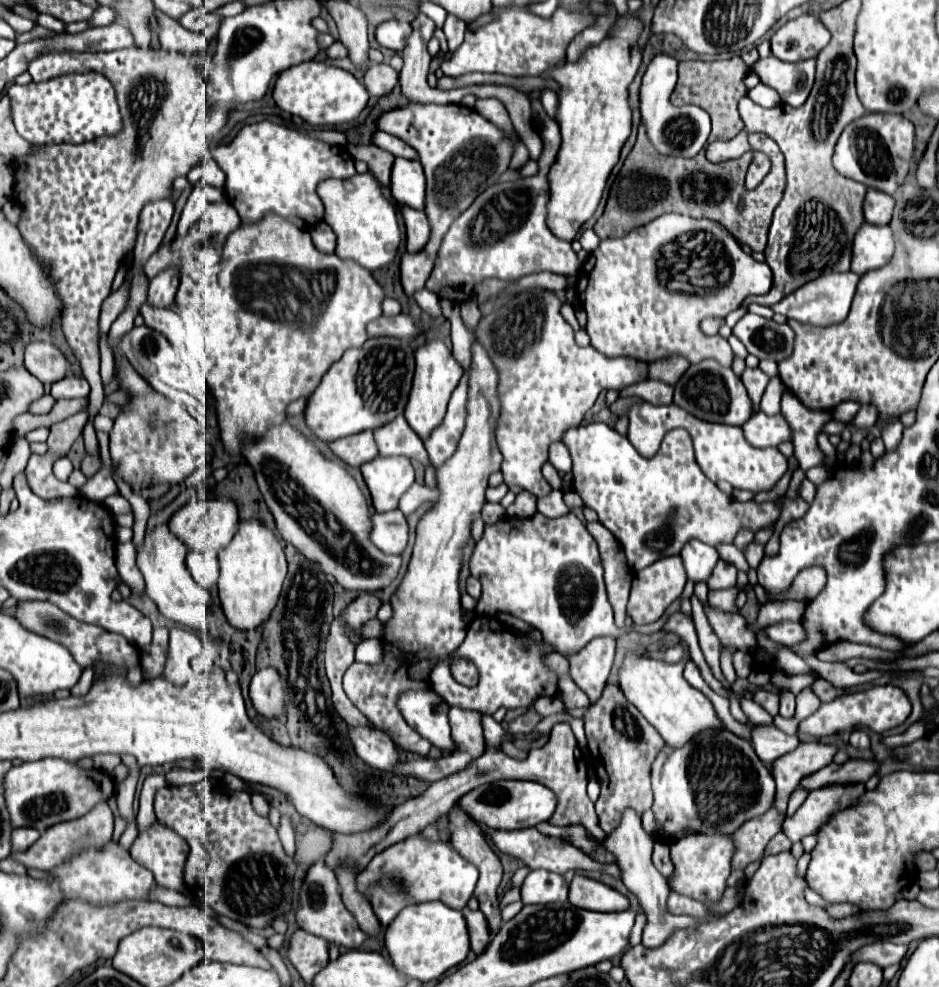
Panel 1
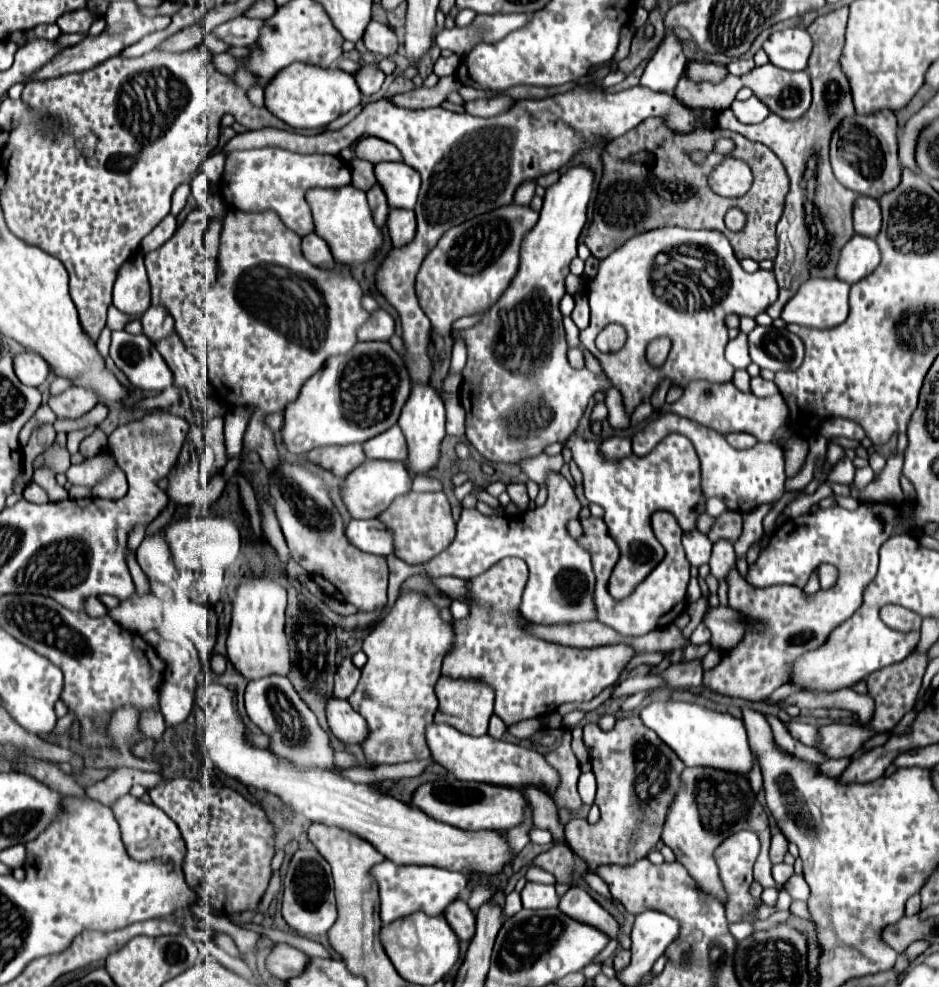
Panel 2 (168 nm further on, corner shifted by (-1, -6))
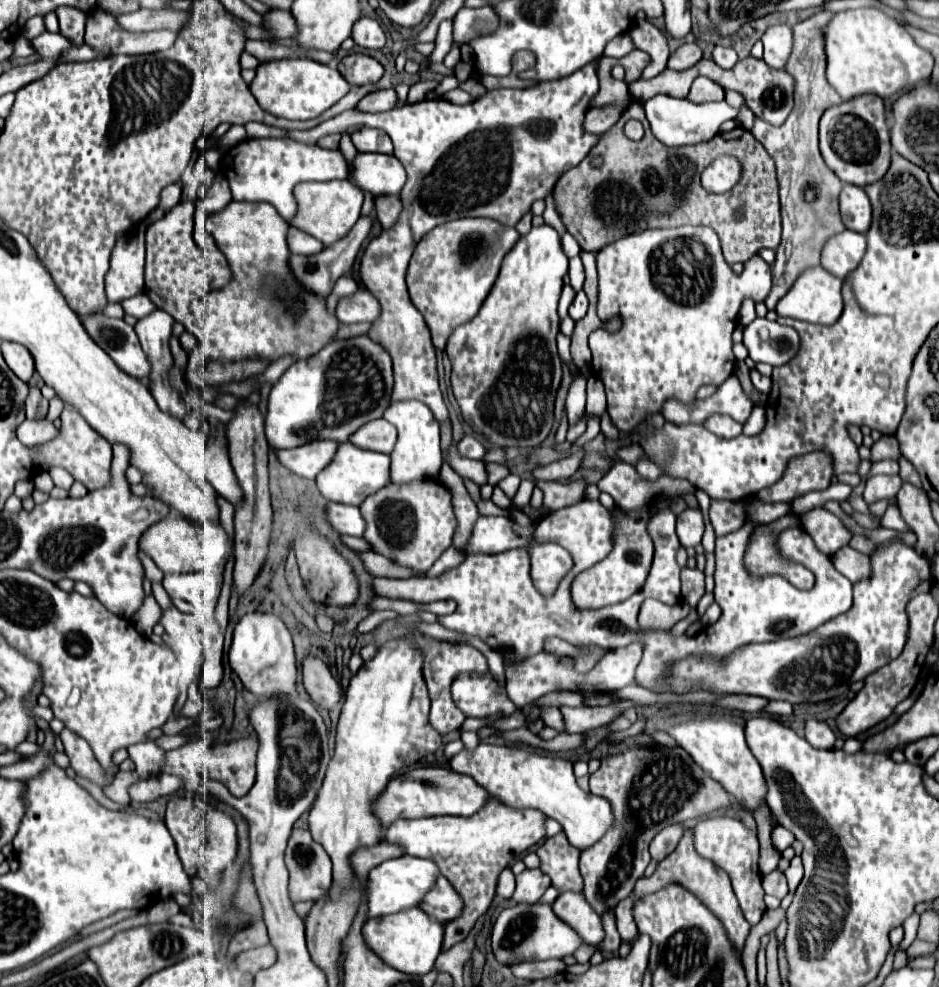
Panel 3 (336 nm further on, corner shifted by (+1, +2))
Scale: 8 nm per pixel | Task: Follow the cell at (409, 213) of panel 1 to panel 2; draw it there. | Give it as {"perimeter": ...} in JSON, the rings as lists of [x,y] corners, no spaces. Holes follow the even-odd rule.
{"perimeter":[[[389,210],[387,228],[393,246],[405,246],[415,236],[415,212],[413,210]]]}

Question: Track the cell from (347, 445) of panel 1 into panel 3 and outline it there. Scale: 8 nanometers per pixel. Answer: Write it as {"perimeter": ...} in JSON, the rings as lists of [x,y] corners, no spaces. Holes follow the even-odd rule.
{"perimeter":[[[313,440],[291,450],[275,450],[275,454],[279,462],[291,472],[315,480],[317,474],[331,464],[337,448],[339,442],[335,440]]]}

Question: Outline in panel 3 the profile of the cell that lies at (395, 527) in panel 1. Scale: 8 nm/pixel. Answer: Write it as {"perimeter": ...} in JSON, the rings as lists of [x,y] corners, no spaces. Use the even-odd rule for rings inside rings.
{"perimeter":[[[331,502],[327,508],[327,518],[333,524],[333,528],[343,536],[357,536],[363,538],[365,532],[365,520],[357,506],[347,504],[335,504]]]}

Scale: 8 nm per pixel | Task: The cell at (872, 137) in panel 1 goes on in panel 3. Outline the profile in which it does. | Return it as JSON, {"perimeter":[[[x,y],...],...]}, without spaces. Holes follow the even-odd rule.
{"perimeter":[[[855,96],[849,102],[825,110],[819,122],[819,150],[841,182],[863,188],[881,180],[891,166],[891,142],[883,100],[879,96]]]}

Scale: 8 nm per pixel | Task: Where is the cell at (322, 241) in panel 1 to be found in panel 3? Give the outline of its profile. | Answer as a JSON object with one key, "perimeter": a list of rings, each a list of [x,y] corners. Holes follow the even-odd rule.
{"perimeter":[[[295,226],[289,228],[287,244],[289,244],[291,254],[307,254],[307,256],[309,254],[315,254],[315,252],[321,252],[325,248],[317,238],[309,236],[307,232],[303,232],[303,230],[295,228]]]}

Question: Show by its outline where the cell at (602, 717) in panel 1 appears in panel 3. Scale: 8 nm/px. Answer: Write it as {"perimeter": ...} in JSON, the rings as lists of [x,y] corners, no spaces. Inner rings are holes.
{"perimeter":[[[655,742],[655,746],[633,746],[621,754],[609,754],[601,758],[597,772],[589,776],[591,794],[609,800],[615,822],[605,836],[587,850],[581,850],[581,876],[585,880],[583,894],[589,904],[603,914],[607,908],[615,908],[619,900],[627,898],[635,882],[645,874],[651,860],[649,844],[663,828],[673,824],[693,826],[697,820],[717,812],[723,806],[731,806],[733,798],[719,786],[707,772],[703,772],[693,758],[679,746],[669,748]]]}

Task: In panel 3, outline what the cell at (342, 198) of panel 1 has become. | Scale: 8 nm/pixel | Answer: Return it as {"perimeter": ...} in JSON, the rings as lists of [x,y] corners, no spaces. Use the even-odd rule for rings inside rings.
{"perimeter":[[[329,180],[329,182],[303,182],[297,184],[293,190],[299,210],[295,218],[291,220],[291,226],[301,228],[303,232],[315,236],[321,240],[325,246],[331,246],[339,242],[347,232],[353,228],[361,214],[361,204],[363,204],[363,192],[351,184],[349,180]]]}

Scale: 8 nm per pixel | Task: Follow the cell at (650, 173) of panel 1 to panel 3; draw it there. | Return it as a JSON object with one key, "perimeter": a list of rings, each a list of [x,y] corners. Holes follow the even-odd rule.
{"perimeter":[[[631,102],[619,122],[601,136],[589,156],[561,176],[555,184],[555,202],[567,232],[579,242],[581,250],[587,252],[599,252],[607,244],[647,228],[673,228],[683,224],[713,228],[719,234],[723,256],[729,264],[747,262],[763,248],[775,250],[781,240],[775,162],[749,130],[737,126],[731,132],[715,134],[703,144],[671,148],[653,136],[639,102]],[[631,118],[641,120],[645,126],[645,136],[639,142],[629,140],[623,132],[625,122]],[[719,154],[735,154],[743,164],[743,176],[733,190],[709,194],[701,186],[699,176]],[[597,156],[603,160],[599,168],[591,164]]]}

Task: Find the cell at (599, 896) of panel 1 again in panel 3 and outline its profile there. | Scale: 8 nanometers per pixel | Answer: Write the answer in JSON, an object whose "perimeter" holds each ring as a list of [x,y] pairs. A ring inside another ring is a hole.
{"perimeter":[[[563,892],[553,902],[553,912],[567,922],[585,944],[601,944],[605,938],[601,916],[587,904],[581,892]]]}

